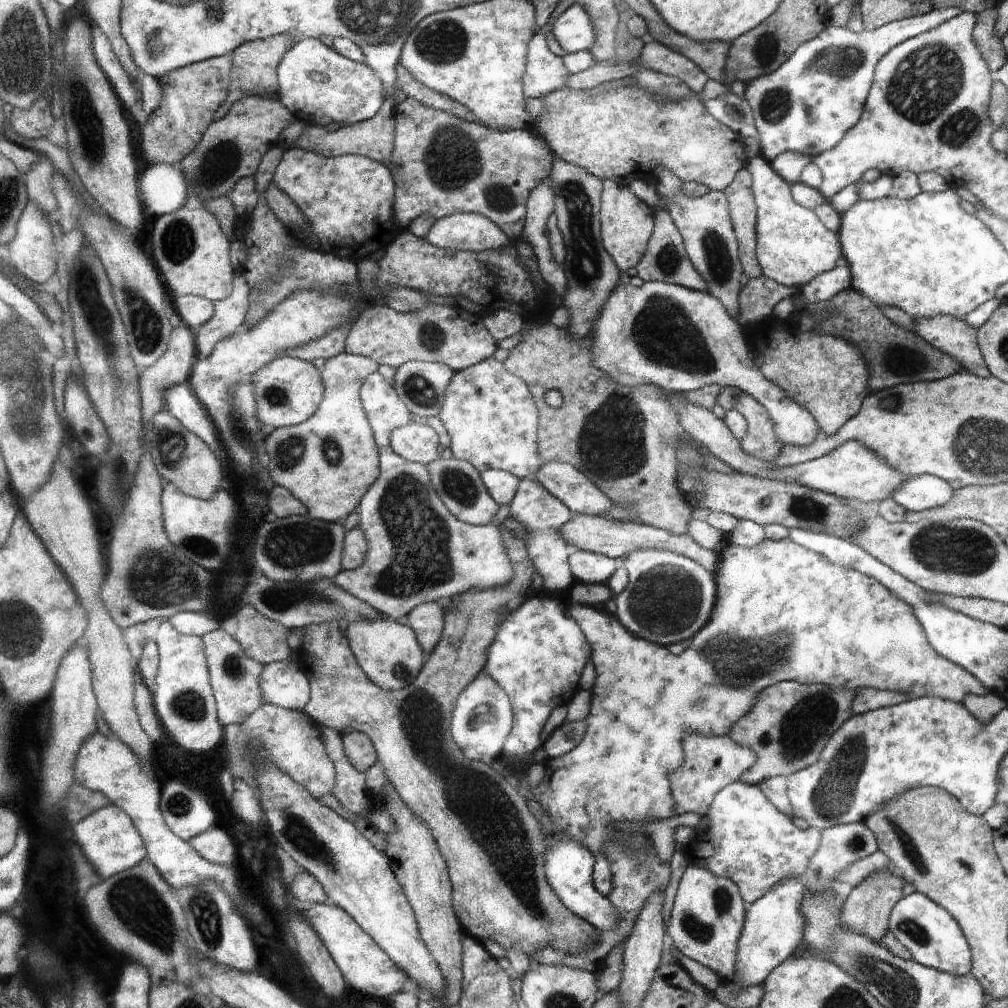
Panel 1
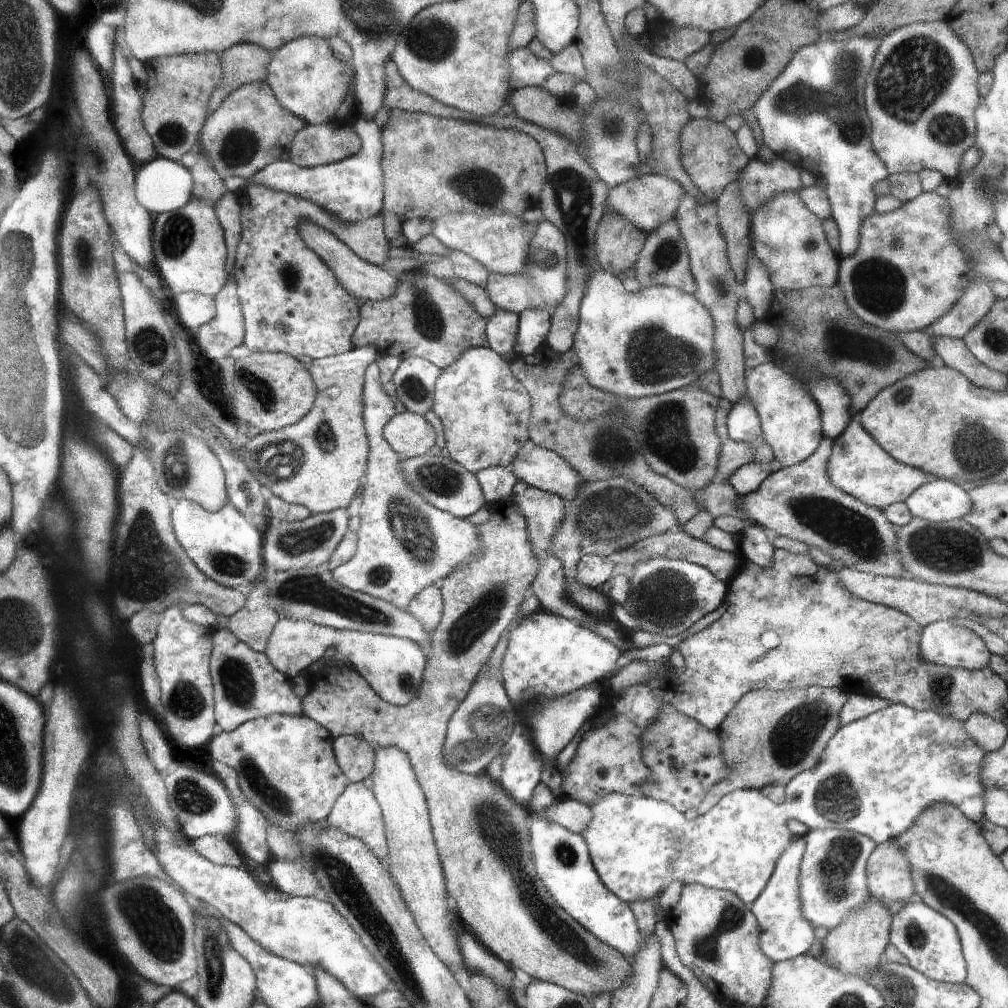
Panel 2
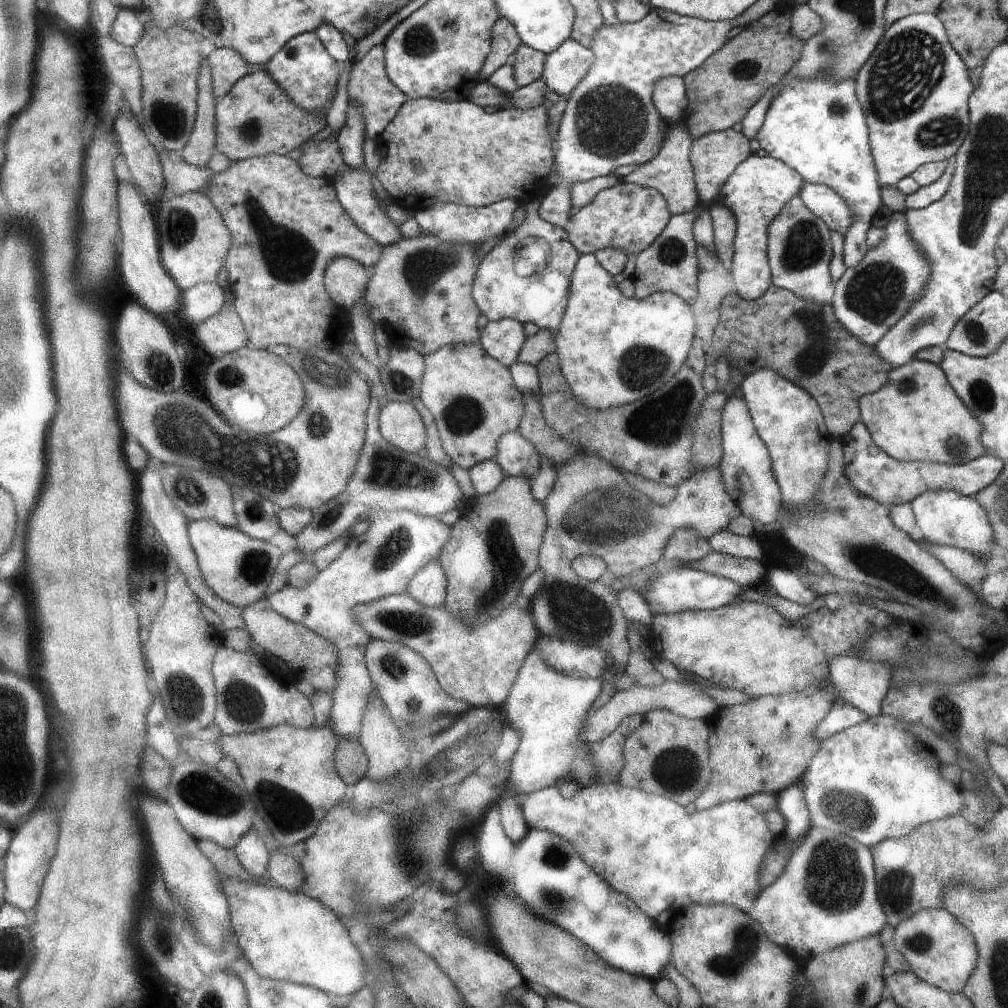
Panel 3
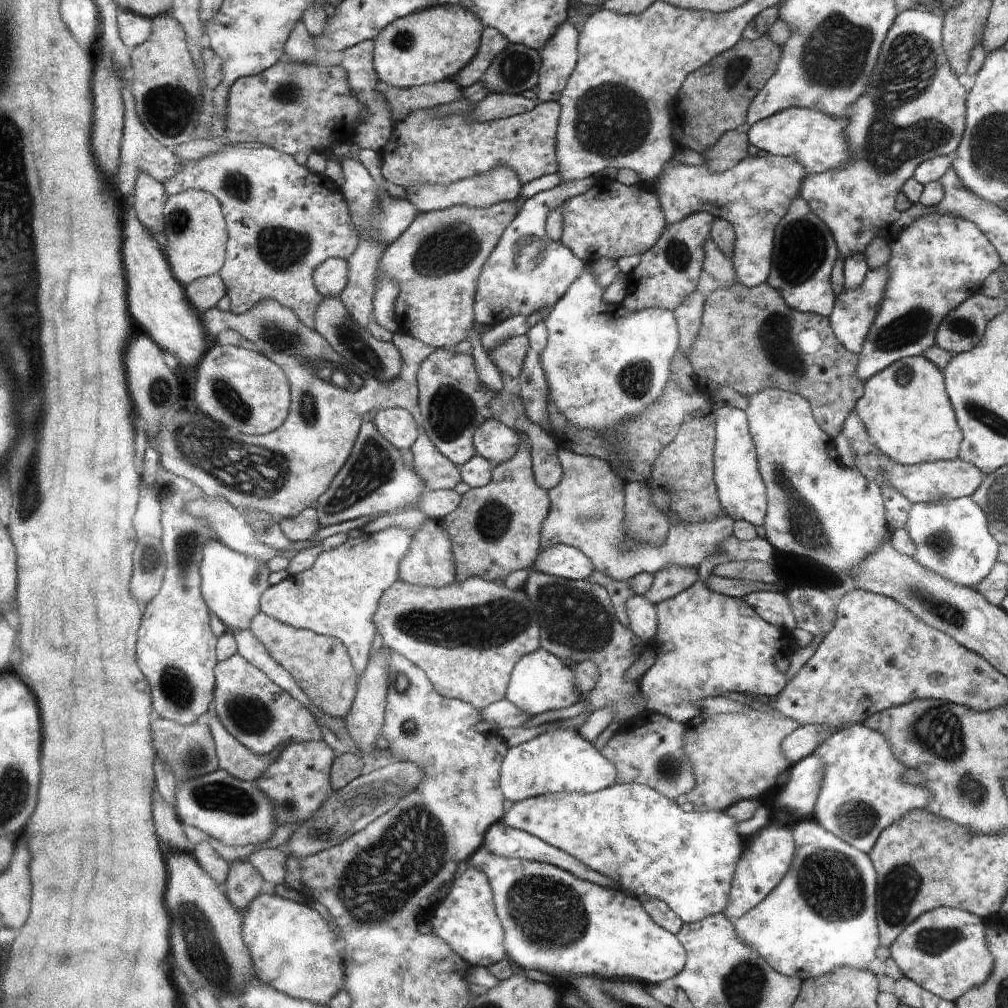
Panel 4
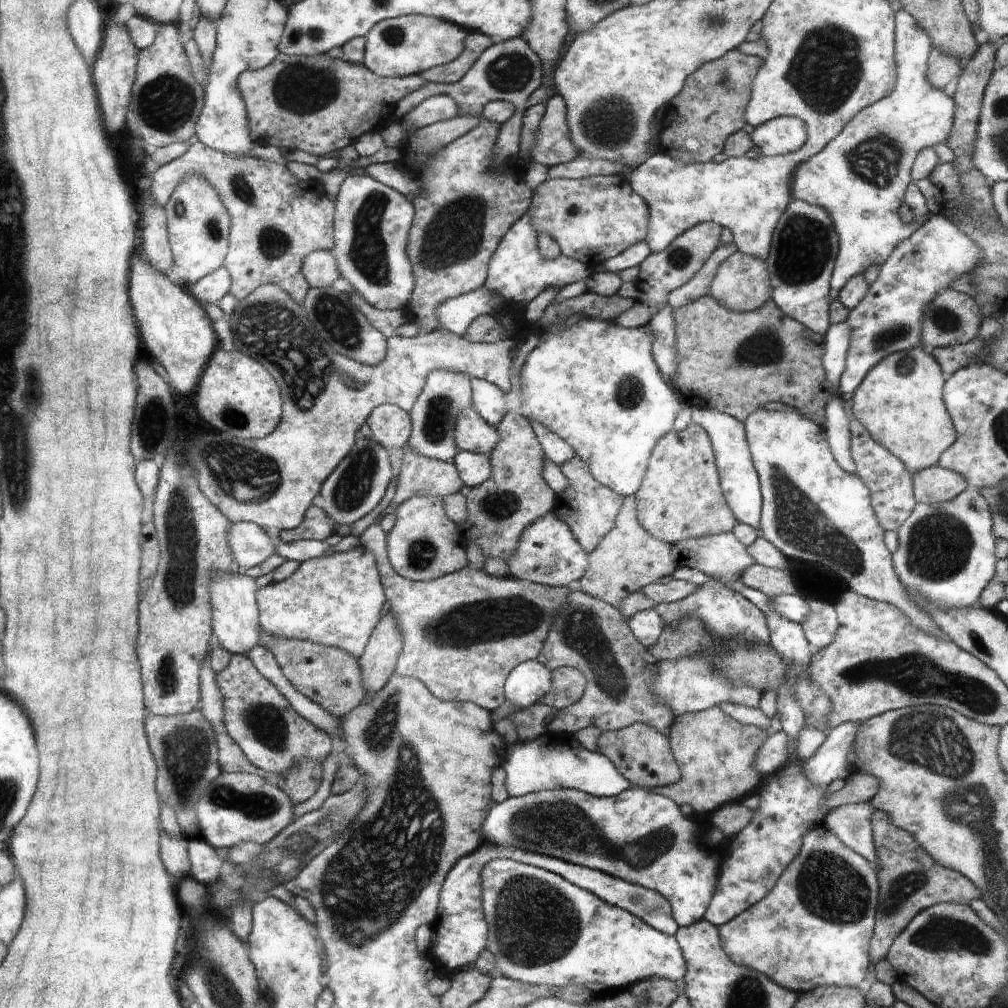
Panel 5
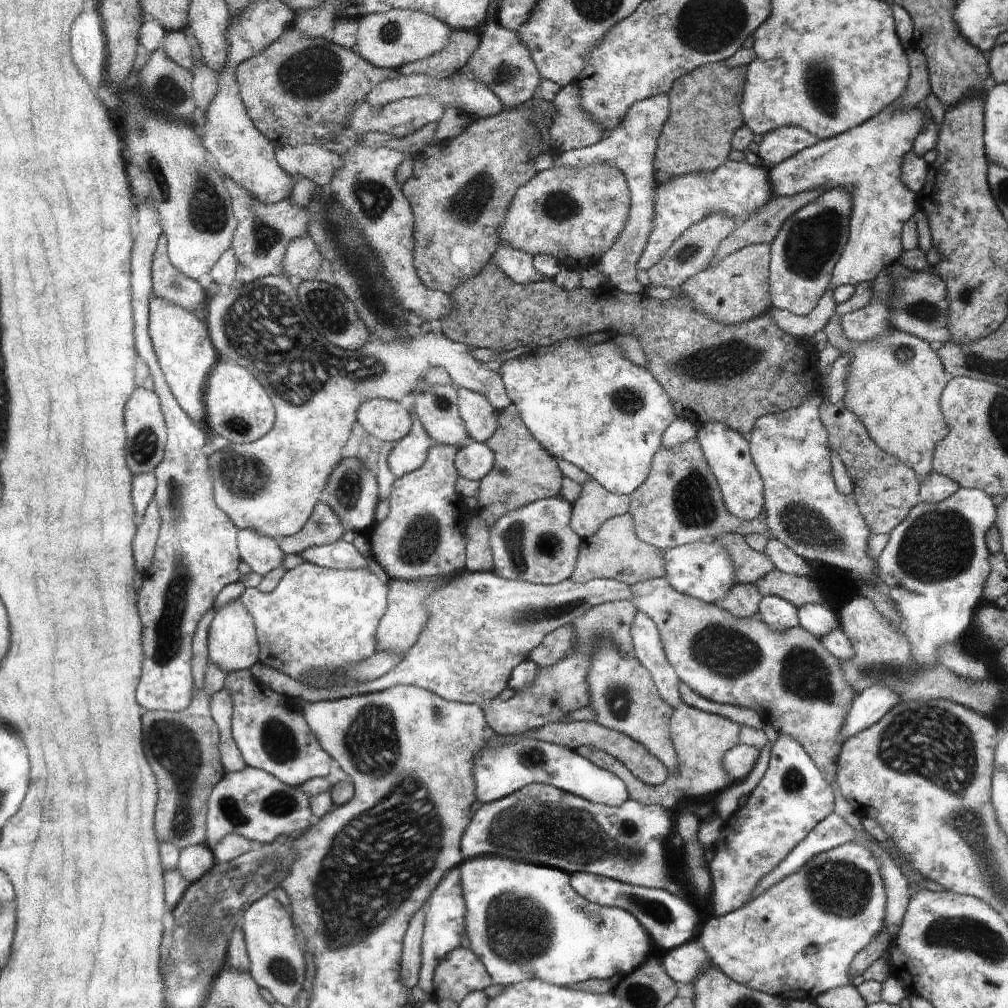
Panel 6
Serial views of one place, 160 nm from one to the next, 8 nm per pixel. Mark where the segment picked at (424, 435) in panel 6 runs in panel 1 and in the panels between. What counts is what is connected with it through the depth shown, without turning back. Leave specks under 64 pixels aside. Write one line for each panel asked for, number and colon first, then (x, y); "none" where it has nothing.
1: (492, 419)
2: (484, 409)
3: (473, 398)
4: (454, 403)
5: (434, 415)

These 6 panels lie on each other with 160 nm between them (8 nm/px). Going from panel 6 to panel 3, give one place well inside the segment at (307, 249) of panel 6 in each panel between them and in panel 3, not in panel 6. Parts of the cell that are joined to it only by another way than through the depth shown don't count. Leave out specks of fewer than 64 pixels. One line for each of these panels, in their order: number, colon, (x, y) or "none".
3: (347, 280)
4: (331, 278)
5: (322, 268)

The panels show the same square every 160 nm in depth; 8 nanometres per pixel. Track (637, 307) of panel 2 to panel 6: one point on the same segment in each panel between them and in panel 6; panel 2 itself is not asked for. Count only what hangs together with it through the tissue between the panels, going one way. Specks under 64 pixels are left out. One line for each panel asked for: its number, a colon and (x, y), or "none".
3: (613, 350)
4: (603, 364)
5: (596, 384)
6: (587, 404)

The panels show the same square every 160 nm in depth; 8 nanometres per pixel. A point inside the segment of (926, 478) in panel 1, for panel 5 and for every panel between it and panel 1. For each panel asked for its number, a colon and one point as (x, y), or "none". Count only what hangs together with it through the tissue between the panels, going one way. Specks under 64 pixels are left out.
2: (940, 500)
3: (945, 517)
4: (953, 538)
5: (946, 553)

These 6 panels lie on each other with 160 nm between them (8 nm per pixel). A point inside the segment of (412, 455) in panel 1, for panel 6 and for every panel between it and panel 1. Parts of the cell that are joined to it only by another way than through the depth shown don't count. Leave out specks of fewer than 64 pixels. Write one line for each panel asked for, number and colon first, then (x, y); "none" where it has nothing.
2: (409, 434)
3: (401, 424)
4: (397, 424)
5: (391, 426)
6: (384, 419)

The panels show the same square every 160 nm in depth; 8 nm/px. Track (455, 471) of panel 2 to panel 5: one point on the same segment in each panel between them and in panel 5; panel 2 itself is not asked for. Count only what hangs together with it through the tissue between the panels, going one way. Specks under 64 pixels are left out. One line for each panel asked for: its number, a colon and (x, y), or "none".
3: (387, 478)
4: (374, 481)
5: (357, 486)

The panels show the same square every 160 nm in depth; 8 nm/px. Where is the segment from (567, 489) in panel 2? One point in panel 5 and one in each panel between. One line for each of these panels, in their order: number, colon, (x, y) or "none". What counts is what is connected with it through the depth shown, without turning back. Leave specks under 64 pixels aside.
3: (519, 457)
4: (496, 442)
5: (472, 433)

